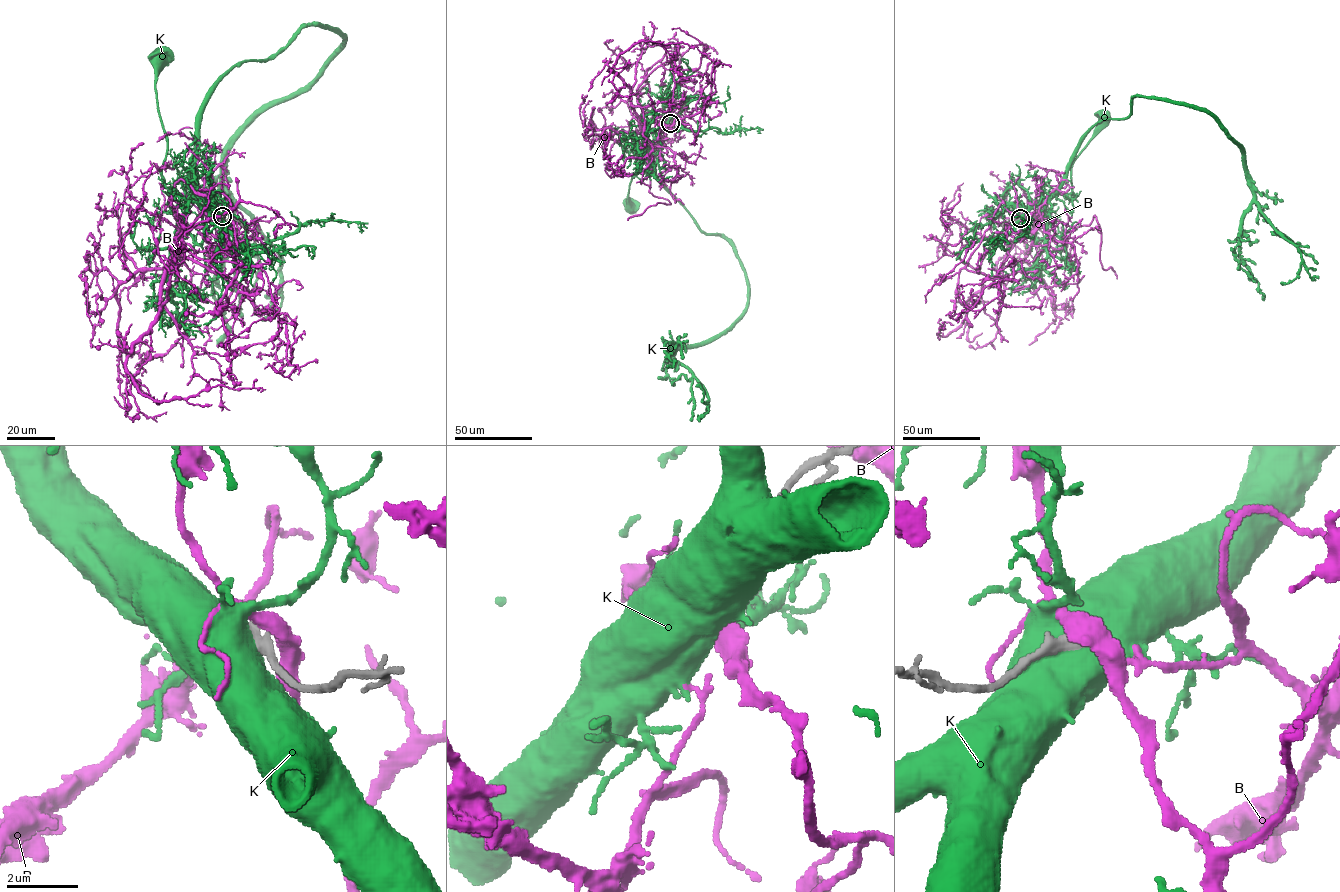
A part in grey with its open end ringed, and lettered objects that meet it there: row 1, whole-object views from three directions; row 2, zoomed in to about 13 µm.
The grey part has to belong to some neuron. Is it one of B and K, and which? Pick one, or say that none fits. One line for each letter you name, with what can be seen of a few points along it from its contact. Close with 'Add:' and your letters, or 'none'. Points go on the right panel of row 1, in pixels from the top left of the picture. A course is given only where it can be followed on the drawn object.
Add: none

